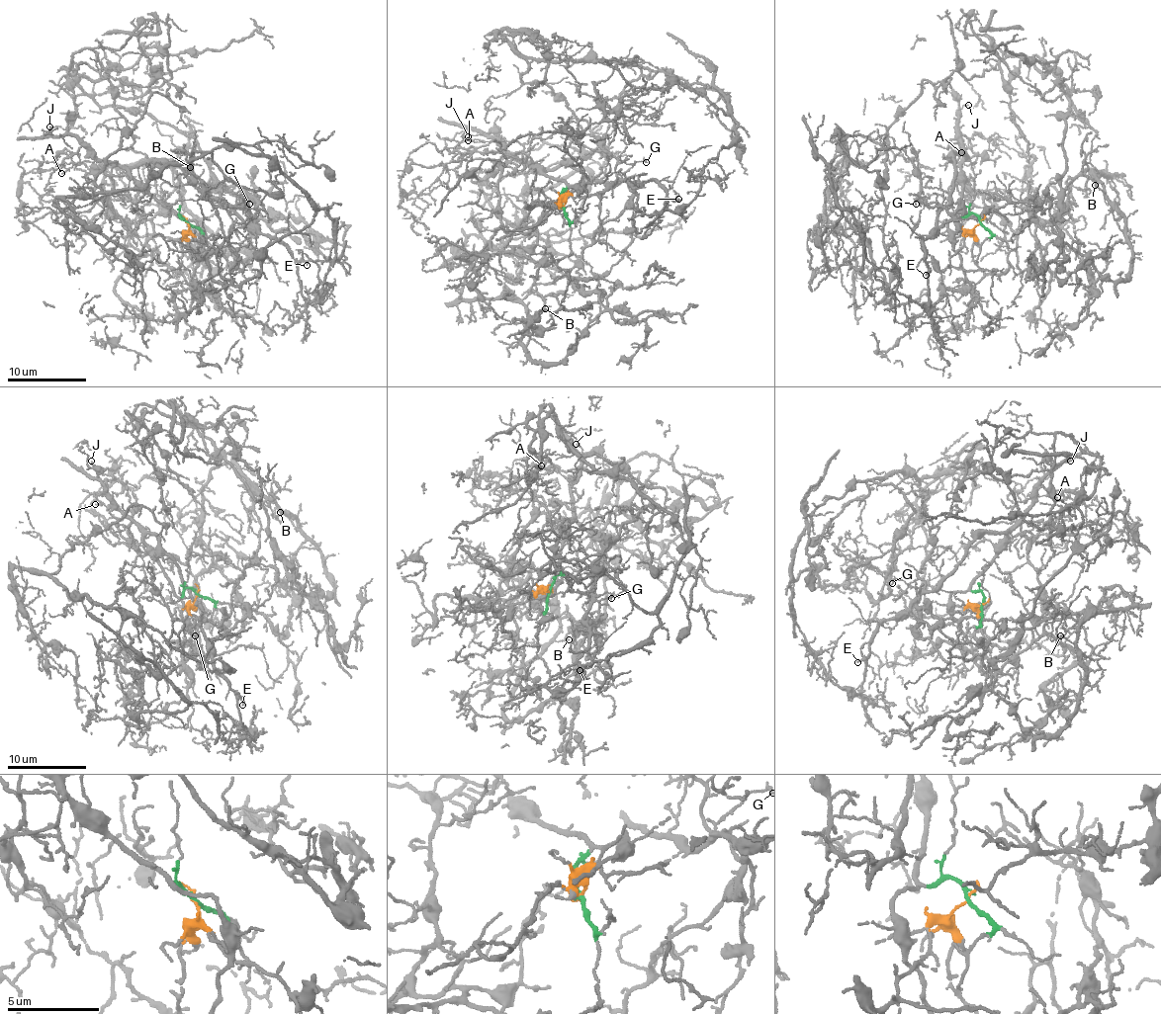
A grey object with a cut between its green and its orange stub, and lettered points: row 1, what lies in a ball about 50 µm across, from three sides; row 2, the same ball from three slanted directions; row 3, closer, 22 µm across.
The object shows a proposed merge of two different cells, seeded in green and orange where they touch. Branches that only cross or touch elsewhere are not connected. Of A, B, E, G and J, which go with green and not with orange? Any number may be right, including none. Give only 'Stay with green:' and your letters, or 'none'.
Stay with green: E, G, J

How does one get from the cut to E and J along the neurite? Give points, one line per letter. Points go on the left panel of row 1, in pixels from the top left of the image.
E: (186, 219), (134, 180), (132, 169), (169, 161), (306, 265)
J: (186, 219), (65, 130), (49, 126)

